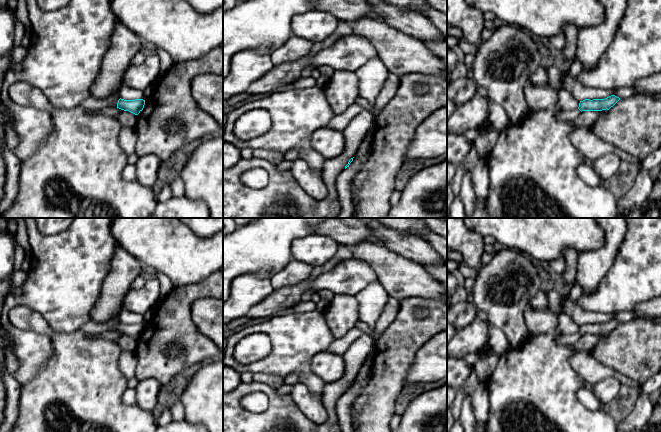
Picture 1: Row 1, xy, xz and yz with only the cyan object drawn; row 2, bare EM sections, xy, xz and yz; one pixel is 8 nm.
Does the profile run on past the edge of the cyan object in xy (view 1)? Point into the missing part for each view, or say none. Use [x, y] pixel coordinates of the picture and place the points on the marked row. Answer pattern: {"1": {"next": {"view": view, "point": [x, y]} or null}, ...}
{"1": {"next": null}}

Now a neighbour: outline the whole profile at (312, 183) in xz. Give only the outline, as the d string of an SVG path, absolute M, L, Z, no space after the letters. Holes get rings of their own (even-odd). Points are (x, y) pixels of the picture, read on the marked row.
M297 158L289 170L300 187L314 199L322 200L328 195L323 174L315 173L307 162Z

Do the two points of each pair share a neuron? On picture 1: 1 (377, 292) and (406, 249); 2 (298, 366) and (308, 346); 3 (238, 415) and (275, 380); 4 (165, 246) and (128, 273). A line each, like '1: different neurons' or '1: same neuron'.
1: different neurons
2: same neuron
3: different neurons
4: different neurons

